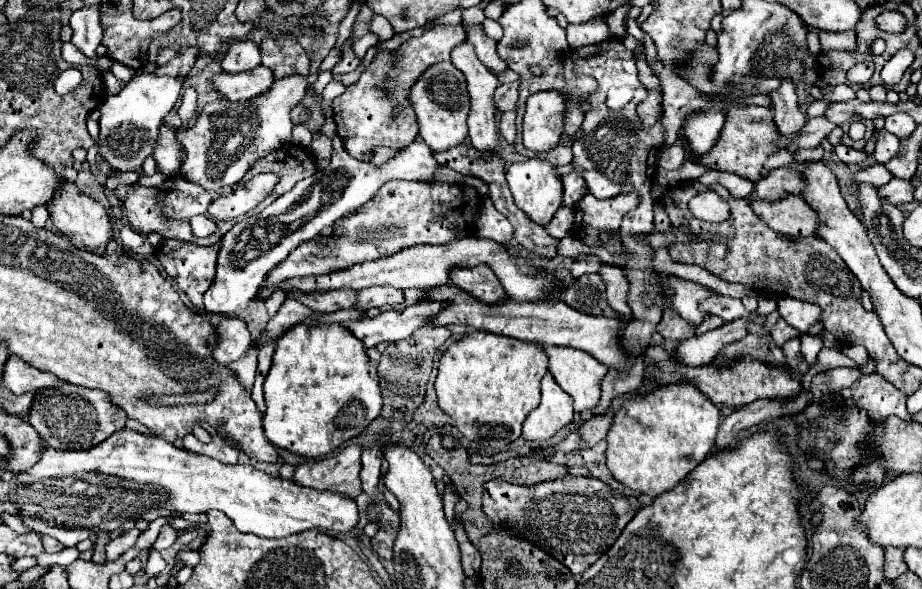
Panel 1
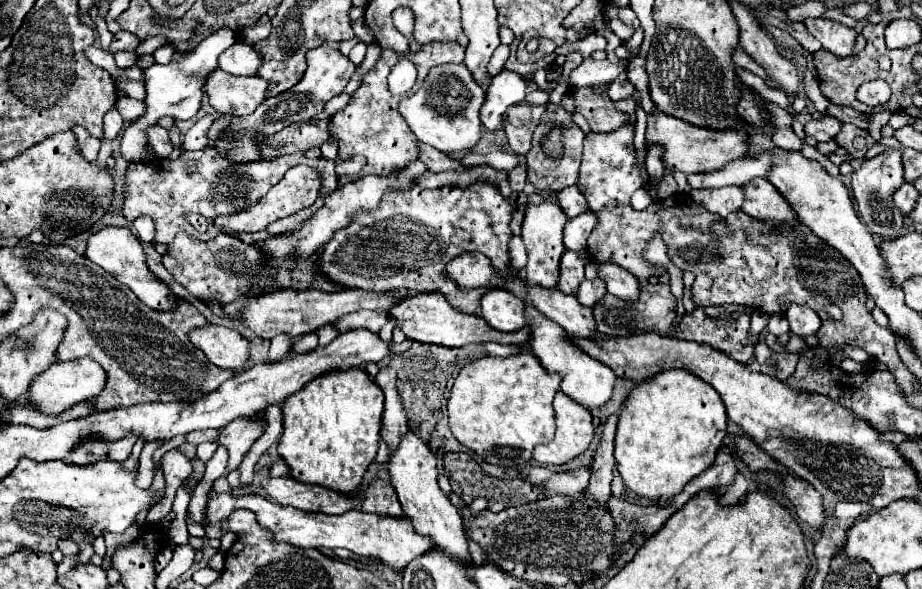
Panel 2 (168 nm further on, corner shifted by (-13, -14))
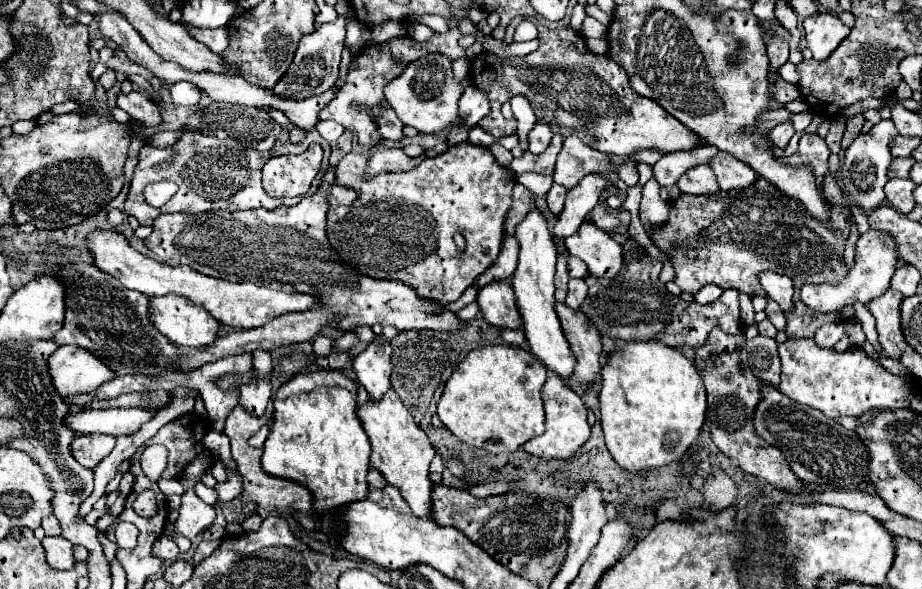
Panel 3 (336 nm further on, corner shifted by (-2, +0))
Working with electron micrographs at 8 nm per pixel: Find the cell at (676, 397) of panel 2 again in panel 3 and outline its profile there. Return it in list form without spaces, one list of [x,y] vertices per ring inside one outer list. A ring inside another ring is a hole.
[[[659,340],[623,342],[609,352],[605,366],[601,368],[601,392],[599,410],[605,444],[621,468],[629,472],[641,472],[645,468],[659,468],[679,460],[691,444],[697,440],[705,422],[705,388],[693,362],[677,348],[671,348]]]

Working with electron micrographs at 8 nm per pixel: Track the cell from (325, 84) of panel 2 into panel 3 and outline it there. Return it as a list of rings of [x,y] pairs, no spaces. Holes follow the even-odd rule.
[[[349,8],[349,12],[345,16],[339,16],[335,22],[321,24],[313,34],[301,38],[291,68],[273,88],[273,92],[277,96],[291,98],[291,100],[305,100],[305,98],[323,94],[325,90],[329,90],[335,84],[335,78],[339,72],[341,50],[343,50],[343,40],[345,40],[345,28],[349,24],[349,14],[355,14],[355,12],[351,12],[351,8]]]

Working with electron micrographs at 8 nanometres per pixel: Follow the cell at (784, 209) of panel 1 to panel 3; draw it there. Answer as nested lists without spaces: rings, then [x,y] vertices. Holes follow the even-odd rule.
[[[719,152],[719,156],[715,156],[709,166],[715,172],[715,178],[719,180],[721,190],[747,188],[759,178],[751,166],[743,164],[741,160],[735,160],[735,156],[731,156],[729,152]]]

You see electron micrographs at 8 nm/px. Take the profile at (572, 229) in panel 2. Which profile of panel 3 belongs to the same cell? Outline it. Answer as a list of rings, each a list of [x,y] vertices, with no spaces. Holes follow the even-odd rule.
[[[587,174],[587,176],[583,176],[583,180],[579,180],[579,184],[575,188],[571,188],[567,192],[565,210],[561,212],[561,216],[557,218],[557,224],[555,224],[555,236],[567,238],[579,230],[587,212],[593,210],[595,204],[599,204],[599,196],[601,196],[605,184],[607,184],[607,180],[603,176]]]

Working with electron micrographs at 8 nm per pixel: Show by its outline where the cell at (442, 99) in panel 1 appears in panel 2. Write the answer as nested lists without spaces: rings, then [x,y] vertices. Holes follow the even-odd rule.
[[[440,64],[430,70],[422,88],[400,102],[400,112],[408,122],[418,142],[430,144],[436,150],[450,154],[472,150],[482,136],[480,106],[484,102],[484,88],[478,86],[464,64]]]

